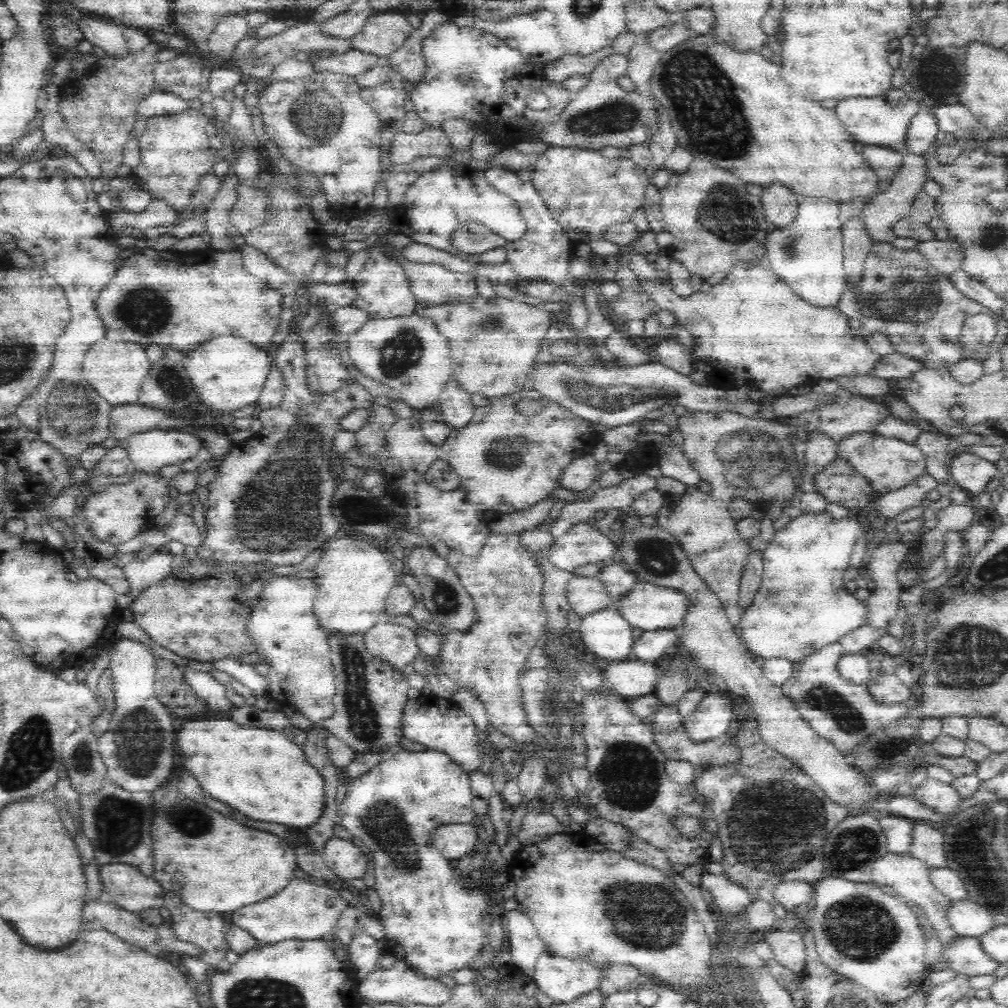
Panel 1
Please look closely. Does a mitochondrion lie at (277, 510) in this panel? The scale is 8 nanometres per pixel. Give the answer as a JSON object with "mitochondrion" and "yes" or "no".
{"mitochondrion":"yes"}

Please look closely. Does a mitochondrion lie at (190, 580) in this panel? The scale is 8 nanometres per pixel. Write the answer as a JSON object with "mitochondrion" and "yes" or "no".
{"mitochondrion":"no"}

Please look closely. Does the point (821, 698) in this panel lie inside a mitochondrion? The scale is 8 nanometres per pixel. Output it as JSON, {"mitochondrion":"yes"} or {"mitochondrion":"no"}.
{"mitochondrion":"yes"}

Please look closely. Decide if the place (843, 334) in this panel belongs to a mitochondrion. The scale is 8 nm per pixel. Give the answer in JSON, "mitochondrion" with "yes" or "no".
{"mitochondrion":"no"}

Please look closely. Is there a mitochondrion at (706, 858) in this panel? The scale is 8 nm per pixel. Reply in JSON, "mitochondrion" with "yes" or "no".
{"mitochondrion":"no"}

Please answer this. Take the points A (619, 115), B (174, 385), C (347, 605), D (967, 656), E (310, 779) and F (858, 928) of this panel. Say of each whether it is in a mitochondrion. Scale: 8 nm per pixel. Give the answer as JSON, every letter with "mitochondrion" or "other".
{"A":"mitochondrion","B":"mitochondrion","C":"other","D":"mitochondrion","E":"other","F":"mitochondrion"}

